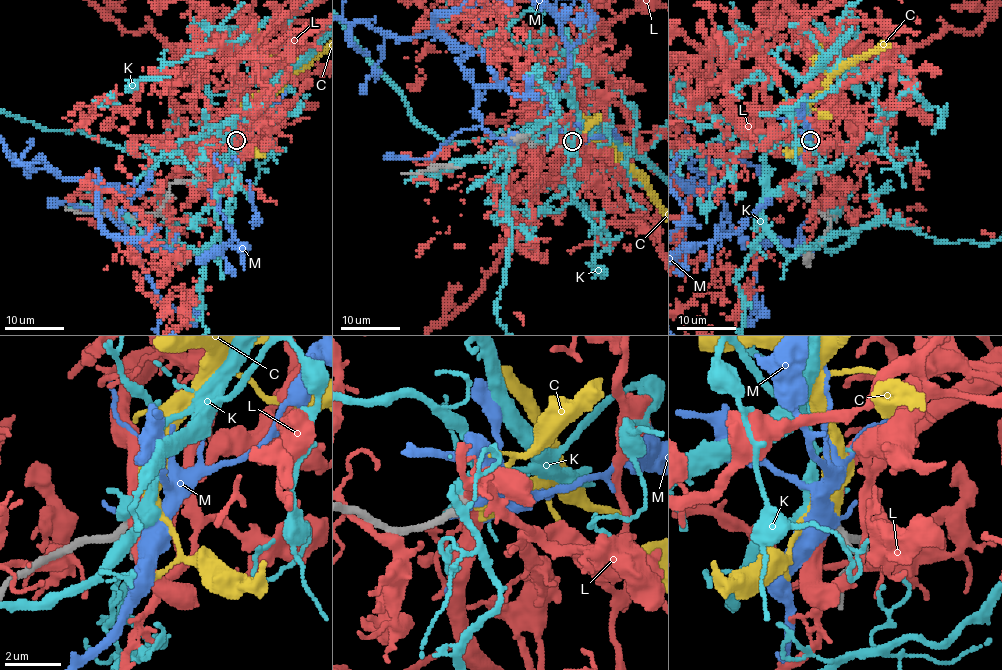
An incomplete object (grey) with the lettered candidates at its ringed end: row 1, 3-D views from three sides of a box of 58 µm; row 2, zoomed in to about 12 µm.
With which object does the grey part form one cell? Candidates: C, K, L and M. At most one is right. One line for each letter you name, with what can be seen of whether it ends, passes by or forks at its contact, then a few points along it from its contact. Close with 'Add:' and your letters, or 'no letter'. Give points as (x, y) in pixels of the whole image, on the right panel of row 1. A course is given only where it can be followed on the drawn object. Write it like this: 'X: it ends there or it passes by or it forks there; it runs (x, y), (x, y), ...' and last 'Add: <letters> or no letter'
C: it passes by
Add: C

